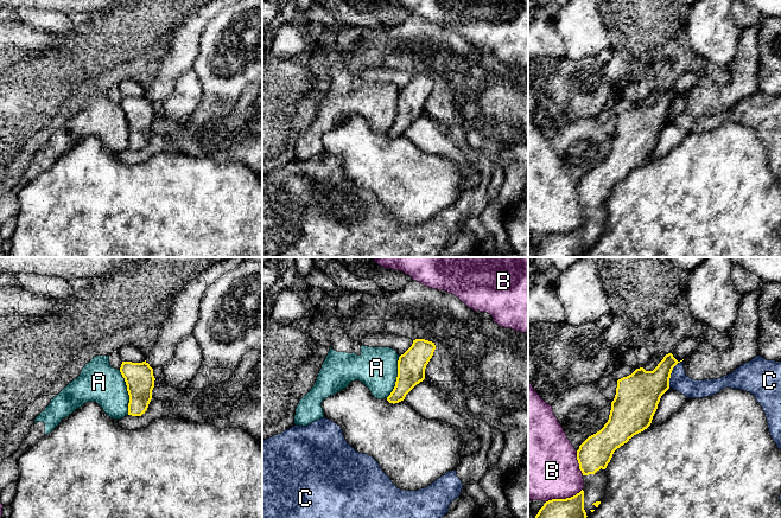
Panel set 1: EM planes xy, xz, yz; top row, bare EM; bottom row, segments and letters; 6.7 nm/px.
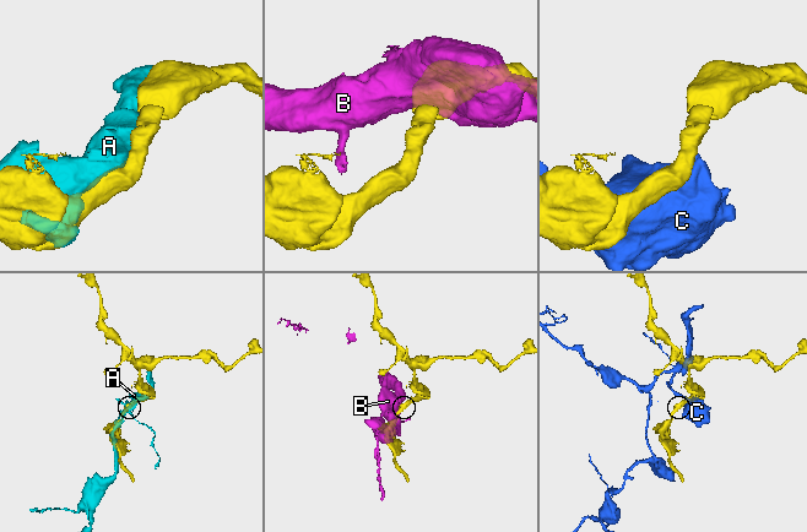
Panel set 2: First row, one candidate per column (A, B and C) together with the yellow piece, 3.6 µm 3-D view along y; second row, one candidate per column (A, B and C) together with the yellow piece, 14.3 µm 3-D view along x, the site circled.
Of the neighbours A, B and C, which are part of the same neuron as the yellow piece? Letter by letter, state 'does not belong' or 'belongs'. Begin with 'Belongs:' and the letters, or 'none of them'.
Belongs: none of them
A: does not belong
B: does not belong
C: does not belong

